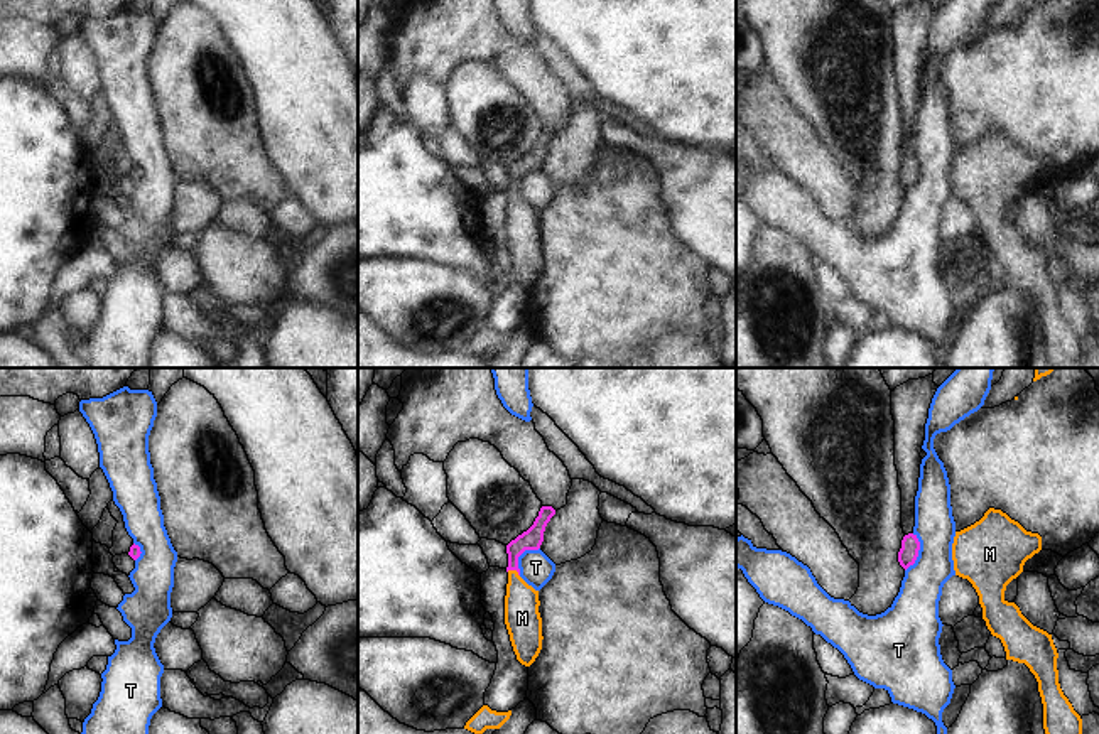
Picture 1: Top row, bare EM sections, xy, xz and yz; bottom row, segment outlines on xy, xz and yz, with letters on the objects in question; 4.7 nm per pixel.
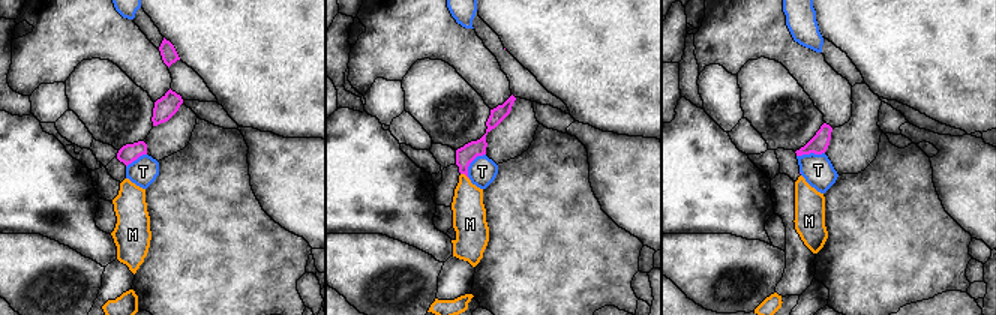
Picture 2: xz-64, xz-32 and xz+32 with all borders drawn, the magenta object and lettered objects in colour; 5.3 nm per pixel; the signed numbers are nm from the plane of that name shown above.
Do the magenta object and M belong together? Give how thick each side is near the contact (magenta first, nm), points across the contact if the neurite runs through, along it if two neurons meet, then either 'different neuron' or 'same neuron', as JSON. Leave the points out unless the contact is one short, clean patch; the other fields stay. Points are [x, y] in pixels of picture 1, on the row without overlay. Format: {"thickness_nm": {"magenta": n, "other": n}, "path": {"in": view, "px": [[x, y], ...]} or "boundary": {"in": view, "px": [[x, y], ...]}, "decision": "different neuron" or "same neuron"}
{"thickness_nm": {"magenta": 100, "other": 170}, "path": {"in": "xz", "px": [[532, 161], [514, 176], [514, 191], [522, 240]]}, "decision": "same neuron"}

